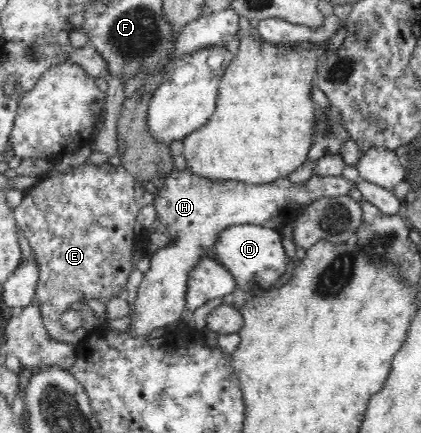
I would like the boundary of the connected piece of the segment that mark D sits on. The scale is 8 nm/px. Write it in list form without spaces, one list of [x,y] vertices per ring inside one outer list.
[[[260,225],[230,226],[226,228],[214,250],[214,259],[226,265],[238,281],[238,288],[247,290],[270,290],[288,268],[288,254],[280,232]]]

